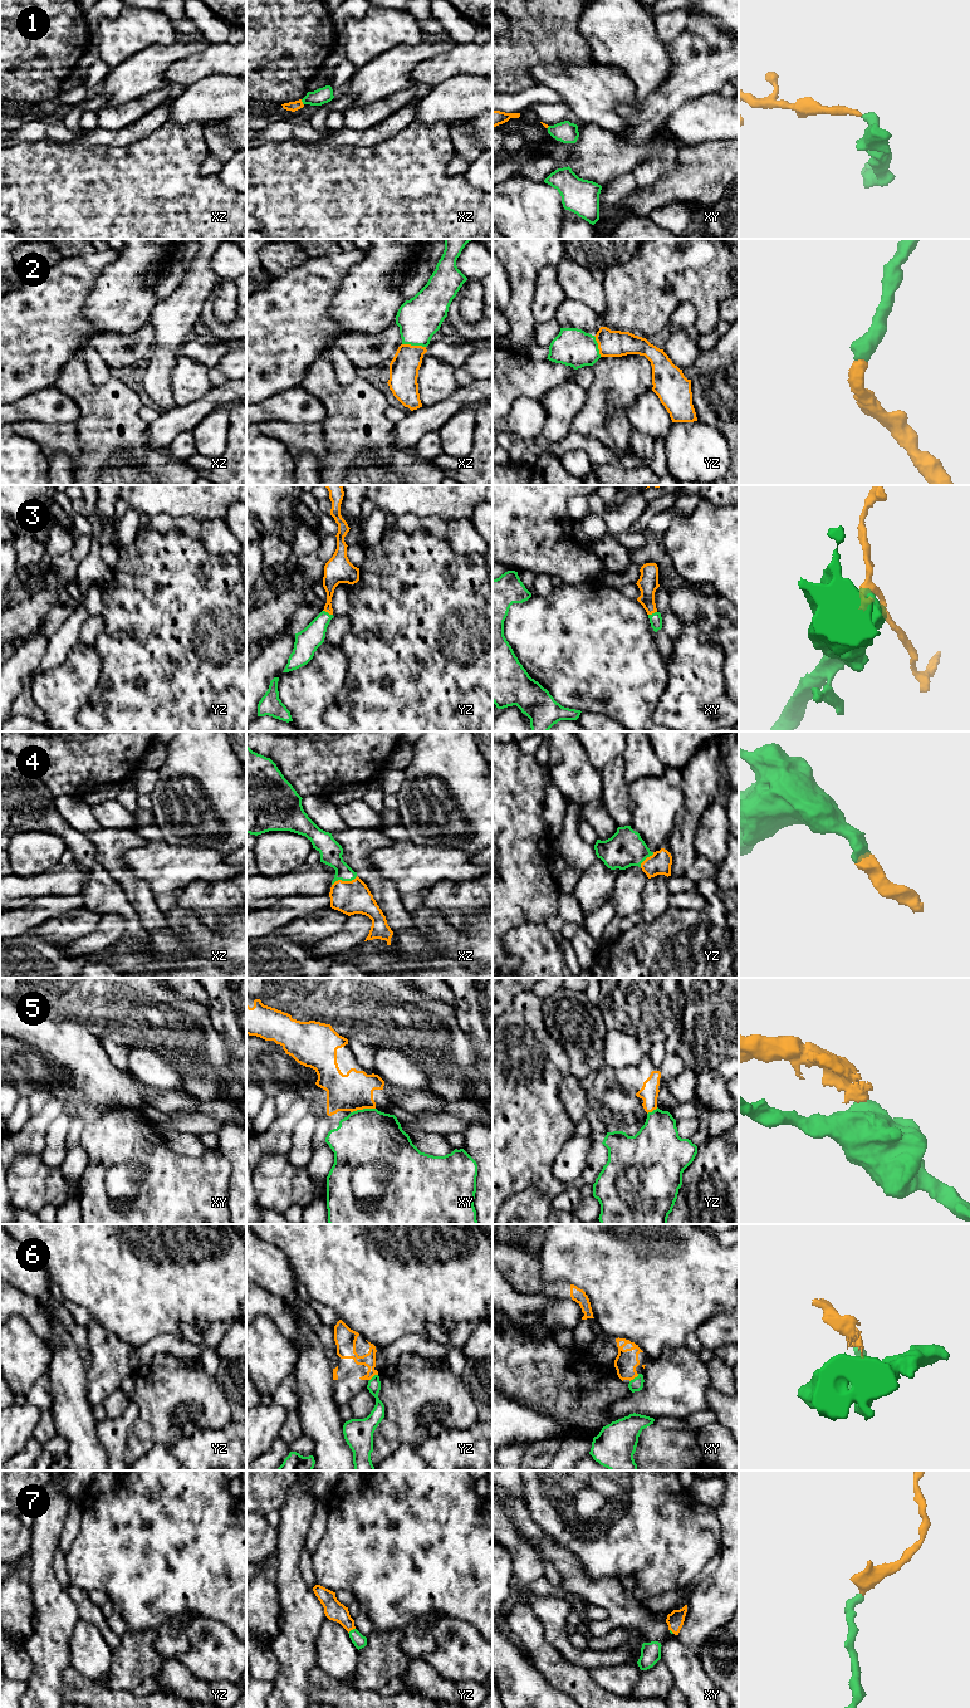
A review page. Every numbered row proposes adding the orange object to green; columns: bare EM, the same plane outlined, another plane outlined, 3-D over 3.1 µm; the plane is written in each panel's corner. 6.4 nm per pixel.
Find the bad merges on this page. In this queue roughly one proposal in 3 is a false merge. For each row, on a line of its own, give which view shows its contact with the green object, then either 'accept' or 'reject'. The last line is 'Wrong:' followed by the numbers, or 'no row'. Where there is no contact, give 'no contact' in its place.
1: contact in xz; accept
2: contact in xz; accept
3: contact in yz; accept
4: contact in xz; accept
5: contact in xy; reject
6: contact in xy; reject
7: contact in yz; accept
Wrong: 5, 6

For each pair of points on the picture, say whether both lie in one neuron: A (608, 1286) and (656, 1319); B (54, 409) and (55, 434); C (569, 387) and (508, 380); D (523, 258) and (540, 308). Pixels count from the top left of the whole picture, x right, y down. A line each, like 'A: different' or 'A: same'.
A: same
B: different
C: different
D: different

